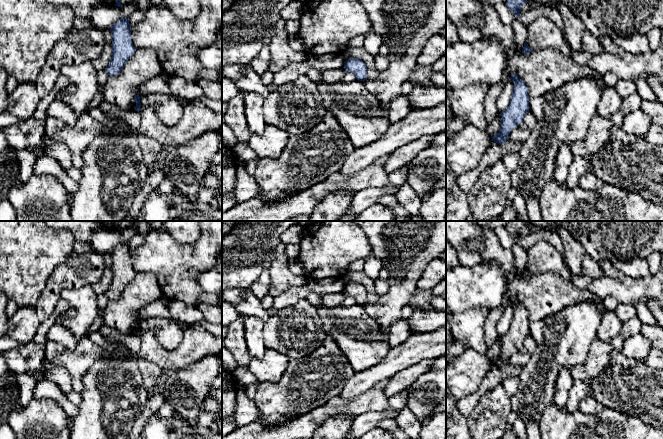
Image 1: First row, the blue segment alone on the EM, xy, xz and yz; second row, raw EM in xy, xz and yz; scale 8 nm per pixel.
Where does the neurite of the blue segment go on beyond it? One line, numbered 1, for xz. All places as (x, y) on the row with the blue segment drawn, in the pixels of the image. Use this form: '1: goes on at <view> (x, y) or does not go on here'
1: does not go on here

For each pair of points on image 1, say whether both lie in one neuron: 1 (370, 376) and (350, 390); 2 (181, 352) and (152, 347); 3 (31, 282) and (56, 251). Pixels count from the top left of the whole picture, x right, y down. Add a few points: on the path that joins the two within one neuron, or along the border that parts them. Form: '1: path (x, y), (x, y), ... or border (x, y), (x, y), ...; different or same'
1: path (365, 380), (355, 386); same
2: path (174, 355), (159, 354); same
3: path (33, 274), (48, 259); same

